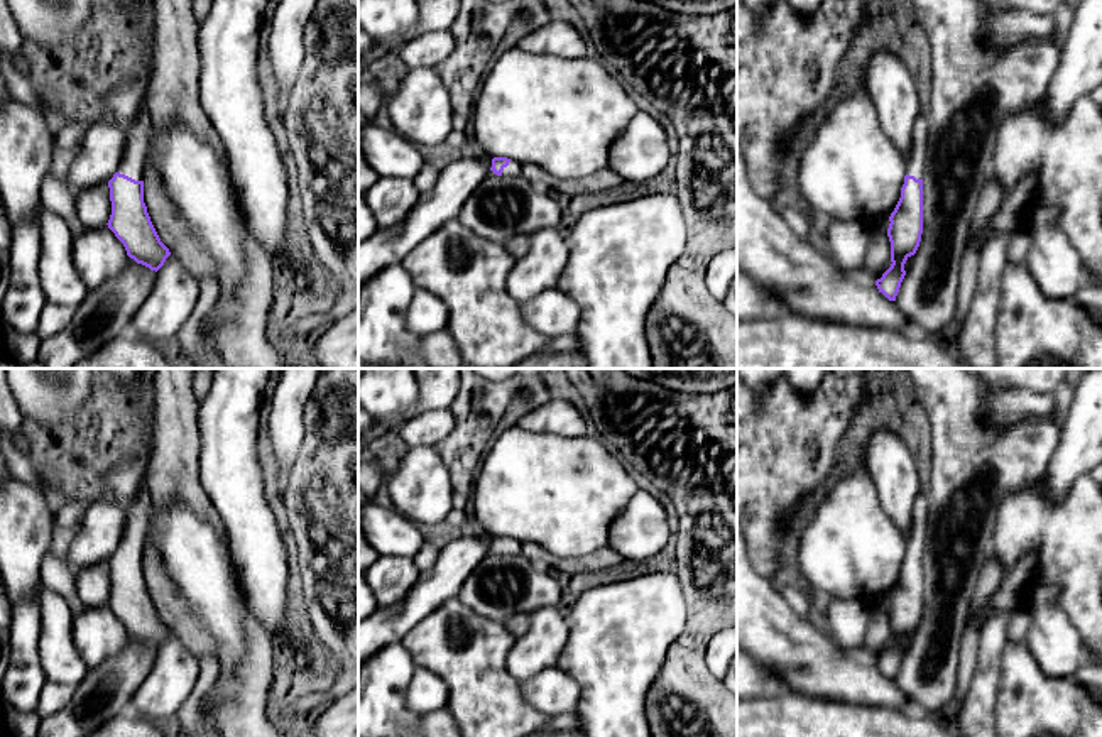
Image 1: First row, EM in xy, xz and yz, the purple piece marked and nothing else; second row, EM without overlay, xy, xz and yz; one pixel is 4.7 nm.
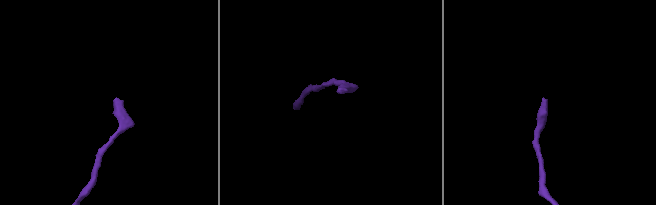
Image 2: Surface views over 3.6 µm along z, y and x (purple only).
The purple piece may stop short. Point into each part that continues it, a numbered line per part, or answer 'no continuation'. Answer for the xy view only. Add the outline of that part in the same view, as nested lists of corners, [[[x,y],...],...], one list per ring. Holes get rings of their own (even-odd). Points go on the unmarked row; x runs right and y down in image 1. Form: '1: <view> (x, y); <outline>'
1: xy (132, 543); [[[145,477],[137,497],[125,510],[125,529],[117,551],[125,553],[135,560],[144,560],[147,519],[152,505],[154,502],[149,489],[149,478]]]

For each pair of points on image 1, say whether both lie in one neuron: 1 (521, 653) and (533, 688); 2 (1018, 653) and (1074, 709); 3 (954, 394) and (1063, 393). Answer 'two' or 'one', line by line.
1: two
2: one
3: two

